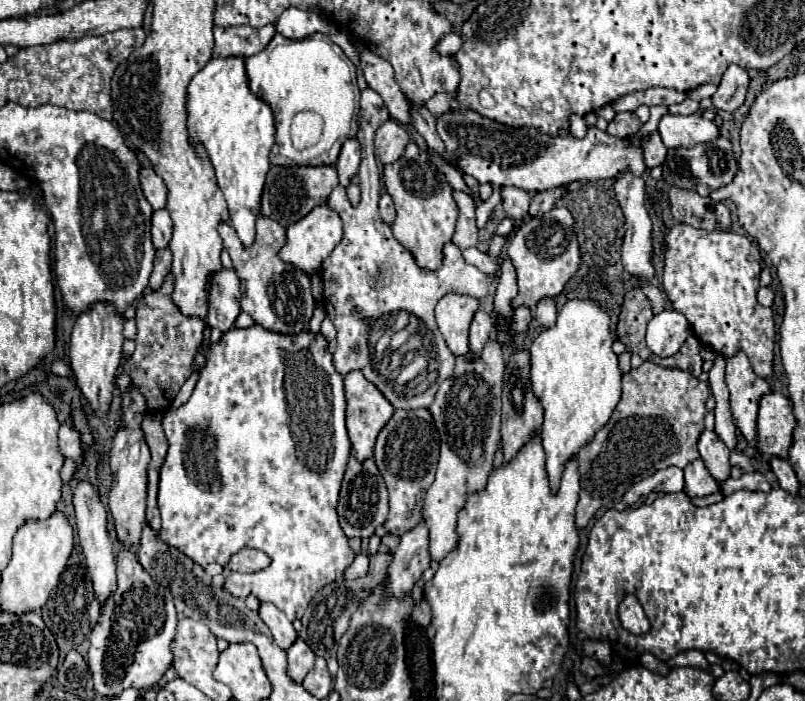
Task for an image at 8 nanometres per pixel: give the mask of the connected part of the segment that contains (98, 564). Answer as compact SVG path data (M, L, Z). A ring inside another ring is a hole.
M79 480L73 490L73 504L75 504L75 518L77 518L77 534L81 540L81 548L87 558L87 570L93 580L95 596L103 604L105 598L115 590L115 560L113 560L113 546L107 534L107 512L105 506L95 492L93 484L89 480Z

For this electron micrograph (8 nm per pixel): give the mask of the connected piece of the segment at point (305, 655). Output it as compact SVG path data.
M299 638L289 650L287 650L287 668L289 676L295 682L303 682L303 676L313 668L315 654L309 650L309 646Z

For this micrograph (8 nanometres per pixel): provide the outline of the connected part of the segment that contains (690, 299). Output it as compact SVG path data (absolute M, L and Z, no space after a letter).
M675 224L665 234L665 274L663 274L663 290L671 300L673 310L681 312L691 328L695 338L711 350L723 354L725 358L735 356L735 352L743 350L749 356L749 362L757 376L769 378L773 374L773 358L775 358L775 320L773 310L765 308L757 302L759 290L759 274L761 274L761 252L753 240L737 232L707 232L697 230L687 224Z

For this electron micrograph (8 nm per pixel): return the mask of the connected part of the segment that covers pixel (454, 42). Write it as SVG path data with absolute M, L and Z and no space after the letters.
M451 33L441 39L441 42L437 45L437 52L439 54L457 54L461 46L463 46L463 41L460 35Z

